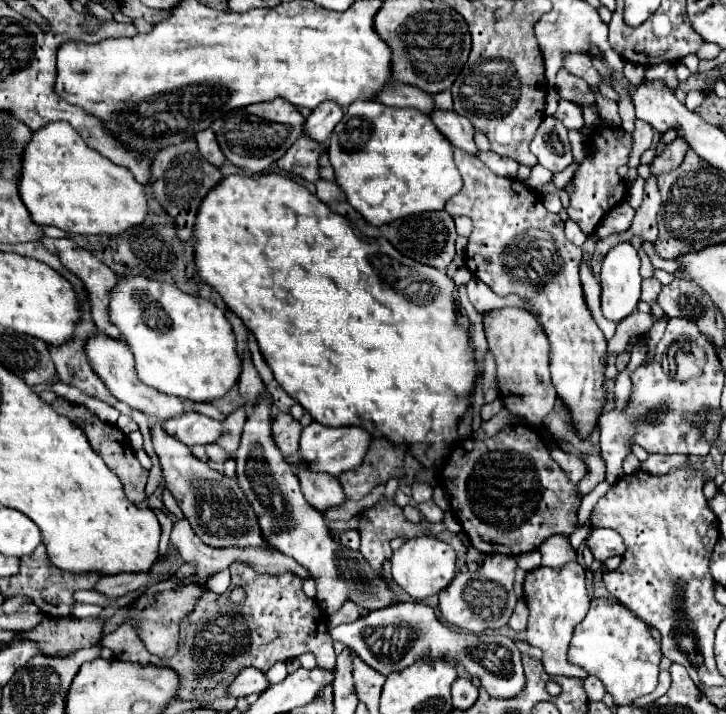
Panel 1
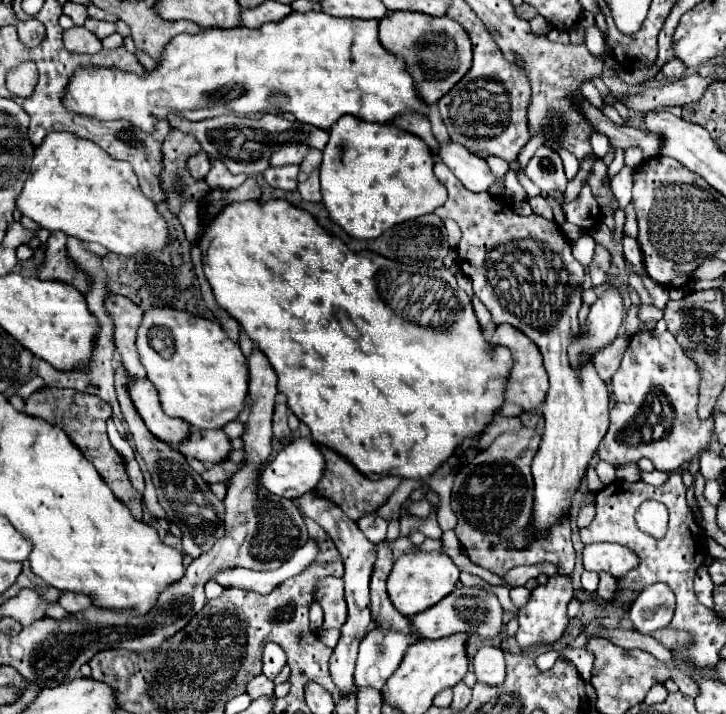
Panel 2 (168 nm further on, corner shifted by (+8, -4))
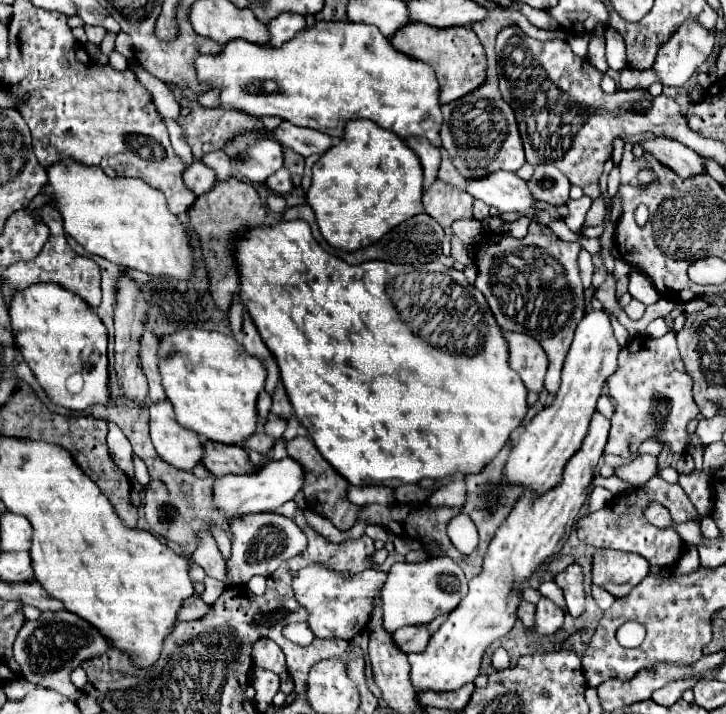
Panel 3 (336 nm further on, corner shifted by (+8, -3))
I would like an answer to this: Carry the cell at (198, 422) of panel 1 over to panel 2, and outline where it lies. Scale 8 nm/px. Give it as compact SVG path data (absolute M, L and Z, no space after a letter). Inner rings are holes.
M192 430L178 450L184 456L220 464L230 452L230 440L222 430Z

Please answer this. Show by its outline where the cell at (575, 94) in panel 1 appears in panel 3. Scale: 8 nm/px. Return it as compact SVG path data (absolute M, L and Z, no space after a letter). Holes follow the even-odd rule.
M660 137L644 143L644 149L656 159L664 159L664 165L672 167L672 171L684 173L684 179L706 173L706 161L678 141Z

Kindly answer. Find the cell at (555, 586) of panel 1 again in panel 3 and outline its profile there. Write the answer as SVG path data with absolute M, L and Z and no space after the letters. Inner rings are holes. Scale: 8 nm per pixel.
M546 597L540 599L536 607L536 633L540 635L554 635L564 623L564 613Z

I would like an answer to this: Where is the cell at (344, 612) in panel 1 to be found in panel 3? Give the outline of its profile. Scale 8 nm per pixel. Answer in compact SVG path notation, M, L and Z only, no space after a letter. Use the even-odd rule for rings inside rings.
M311 564L296 573L292 588L296 600L308 613L308 627L316 637L338 637L350 641L354 635L366 629L374 609L374 599L380 593L384 581L386 573L380 569L368 569L360 575L348 577L338 571L328 571L322 565Z

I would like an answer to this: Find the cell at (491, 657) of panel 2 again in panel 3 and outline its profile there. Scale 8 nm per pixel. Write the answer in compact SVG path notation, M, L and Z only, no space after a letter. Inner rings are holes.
M498 647L496 651L494 651L494 655L492 655L492 667L494 669L506 669L508 667L508 661L510 661L510 657L508 657L508 653L504 651L503 647Z

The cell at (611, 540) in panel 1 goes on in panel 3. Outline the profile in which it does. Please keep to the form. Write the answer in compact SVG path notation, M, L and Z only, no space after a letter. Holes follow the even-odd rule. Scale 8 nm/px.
M598 549L594 553L594 561L592 561L592 583L606 589L610 595L614 597L624 597L630 595L632 587L636 587L650 571L650 563L636 555L636 553L624 553L624 551L614 551L614 549Z

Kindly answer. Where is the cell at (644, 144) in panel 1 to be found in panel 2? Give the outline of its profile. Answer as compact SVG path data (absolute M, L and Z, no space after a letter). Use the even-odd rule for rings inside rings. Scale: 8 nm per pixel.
M624 166L624 168L612 178L612 182L610 182L610 188L612 188L614 196L616 196L618 202L620 202L620 208L626 208L626 204L632 200L632 196L630 196L630 190L632 190L632 172L634 172L634 168Z

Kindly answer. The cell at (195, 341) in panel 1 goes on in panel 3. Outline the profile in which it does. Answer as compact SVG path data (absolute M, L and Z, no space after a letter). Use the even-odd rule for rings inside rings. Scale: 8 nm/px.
M182 329L162 339L158 359L162 385L184 429L224 445L244 445L256 433L256 401L264 391L266 369L232 335Z

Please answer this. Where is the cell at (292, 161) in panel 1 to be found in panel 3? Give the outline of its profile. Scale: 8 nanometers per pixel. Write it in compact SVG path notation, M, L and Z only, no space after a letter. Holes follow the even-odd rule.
M282 167L280 171L276 171L272 177L268 177L268 181L266 181L266 185L268 185L268 189L270 191L274 191L274 193L278 193L278 195L286 195L286 193L290 193L292 191L292 179L290 179L290 173Z

